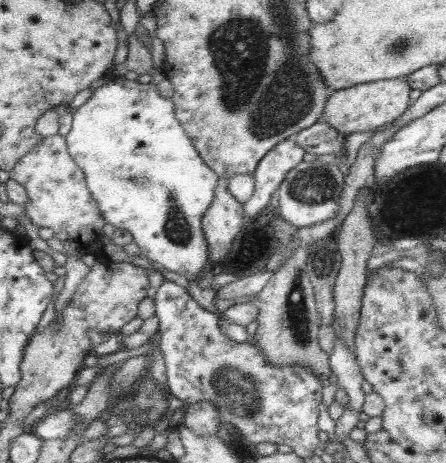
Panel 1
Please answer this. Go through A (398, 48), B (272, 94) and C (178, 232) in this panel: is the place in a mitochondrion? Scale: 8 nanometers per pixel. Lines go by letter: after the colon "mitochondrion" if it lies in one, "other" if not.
A: mitochondrion
B: mitochondrion
C: mitochondrion

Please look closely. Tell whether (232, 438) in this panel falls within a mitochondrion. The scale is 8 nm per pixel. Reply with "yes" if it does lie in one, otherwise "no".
yes

